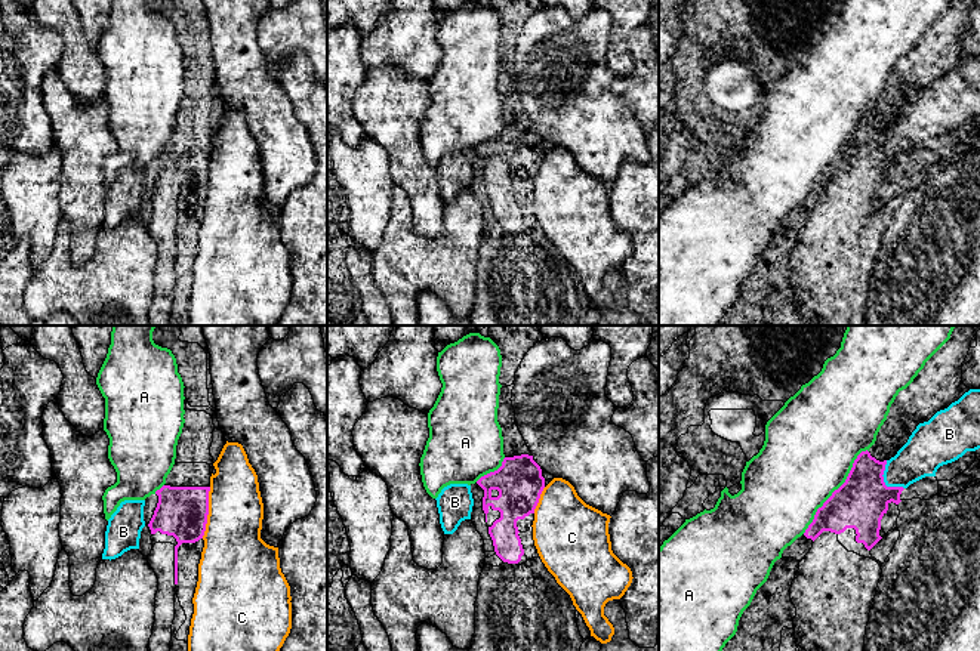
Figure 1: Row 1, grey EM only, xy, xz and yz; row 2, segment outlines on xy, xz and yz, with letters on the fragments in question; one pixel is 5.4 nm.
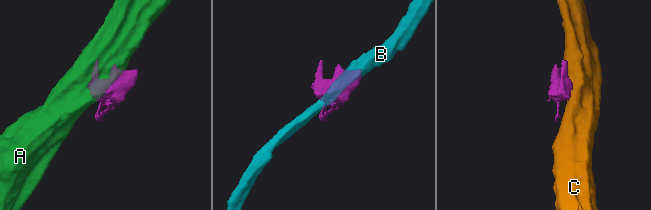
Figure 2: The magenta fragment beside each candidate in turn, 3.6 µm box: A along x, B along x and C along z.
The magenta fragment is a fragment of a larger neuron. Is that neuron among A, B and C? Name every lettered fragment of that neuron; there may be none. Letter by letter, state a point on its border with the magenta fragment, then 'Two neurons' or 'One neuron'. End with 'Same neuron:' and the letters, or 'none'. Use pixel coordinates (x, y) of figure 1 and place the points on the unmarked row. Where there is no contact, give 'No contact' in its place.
A: Touches magenta at yz (835, 159). Two neurons
B: Touches magenta at yz (883, 150). Two neurons
C: Touches magenta at xy (207, 181). Two neurons
Same neuron: none

